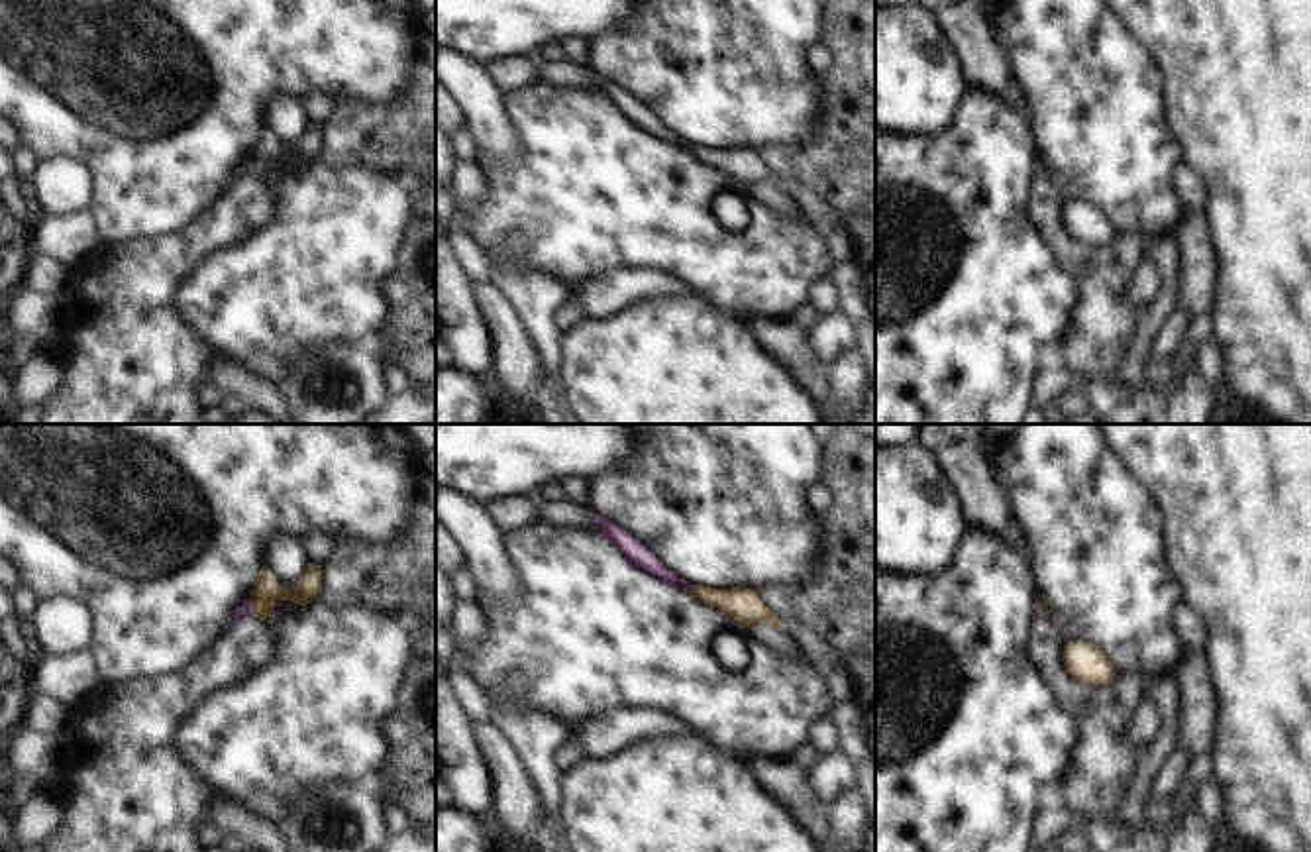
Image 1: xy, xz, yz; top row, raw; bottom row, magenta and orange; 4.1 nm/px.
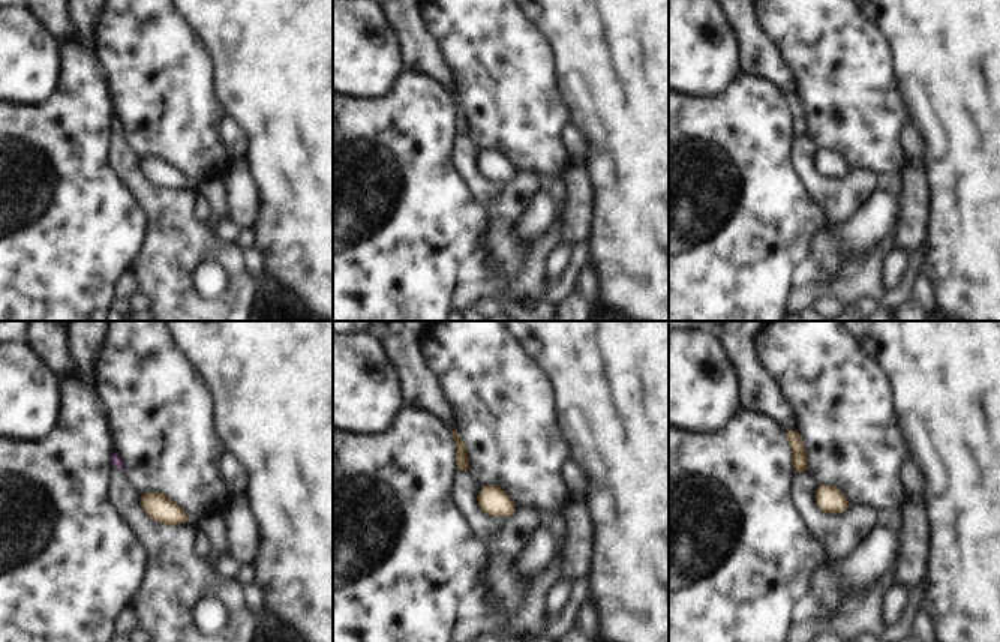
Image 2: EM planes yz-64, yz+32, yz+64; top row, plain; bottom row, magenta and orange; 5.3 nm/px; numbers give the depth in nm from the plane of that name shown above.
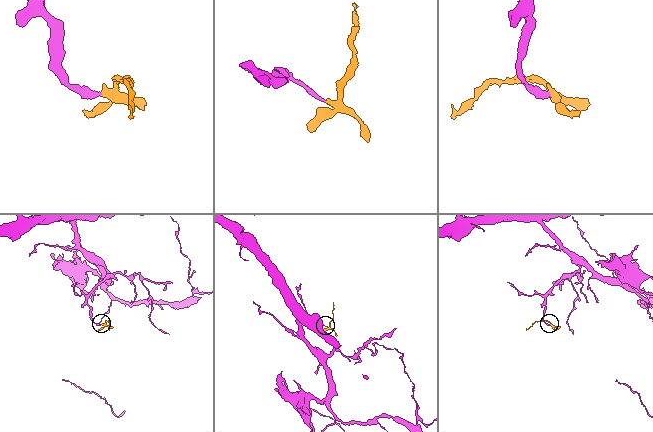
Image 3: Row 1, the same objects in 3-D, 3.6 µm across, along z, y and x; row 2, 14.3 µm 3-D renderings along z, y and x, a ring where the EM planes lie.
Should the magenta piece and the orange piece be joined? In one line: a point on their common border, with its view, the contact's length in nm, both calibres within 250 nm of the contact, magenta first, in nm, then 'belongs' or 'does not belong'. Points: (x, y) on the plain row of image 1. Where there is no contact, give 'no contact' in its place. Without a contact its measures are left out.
xy (252, 167) | 60 nm | 60/110 nm | belongs

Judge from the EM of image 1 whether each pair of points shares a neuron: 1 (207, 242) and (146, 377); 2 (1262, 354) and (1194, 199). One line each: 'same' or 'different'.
1: same
2: different

